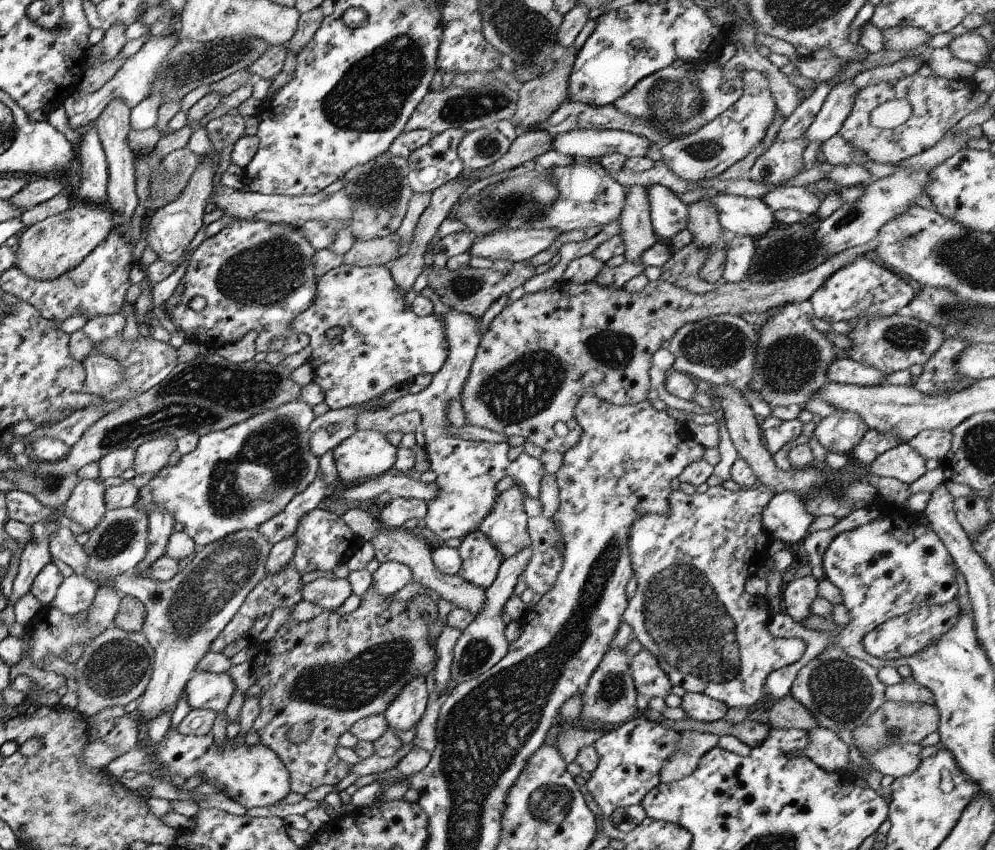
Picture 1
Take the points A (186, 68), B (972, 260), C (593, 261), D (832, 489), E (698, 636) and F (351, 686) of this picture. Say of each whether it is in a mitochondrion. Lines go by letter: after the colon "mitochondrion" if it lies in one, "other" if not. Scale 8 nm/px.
A: mitochondrion
B: mitochondrion
C: other
D: mitochondrion
E: mitochondrion
F: mitochondrion

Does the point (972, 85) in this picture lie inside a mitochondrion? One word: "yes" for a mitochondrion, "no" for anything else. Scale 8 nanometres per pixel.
no

